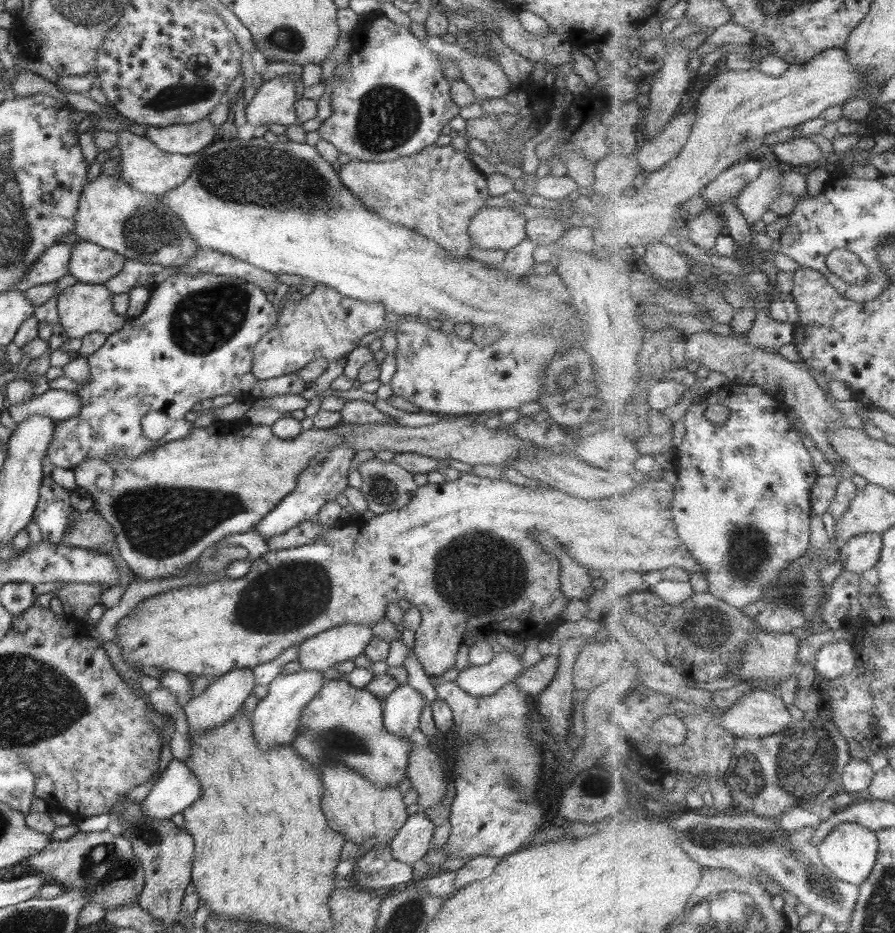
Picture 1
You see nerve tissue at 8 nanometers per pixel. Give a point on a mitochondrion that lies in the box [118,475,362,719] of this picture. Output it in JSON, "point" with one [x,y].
{"point":[288,596]}

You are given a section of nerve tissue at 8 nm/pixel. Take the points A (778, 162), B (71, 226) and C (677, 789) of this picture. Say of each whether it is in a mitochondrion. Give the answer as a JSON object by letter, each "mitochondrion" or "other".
{"A":"other","B":"other","C":"other"}

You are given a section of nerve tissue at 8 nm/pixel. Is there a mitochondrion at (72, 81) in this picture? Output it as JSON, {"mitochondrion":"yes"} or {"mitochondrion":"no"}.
{"mitochondrion":"no"}

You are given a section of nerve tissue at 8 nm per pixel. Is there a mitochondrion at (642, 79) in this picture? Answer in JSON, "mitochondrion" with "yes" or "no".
{"mitochondrion":"no"}

